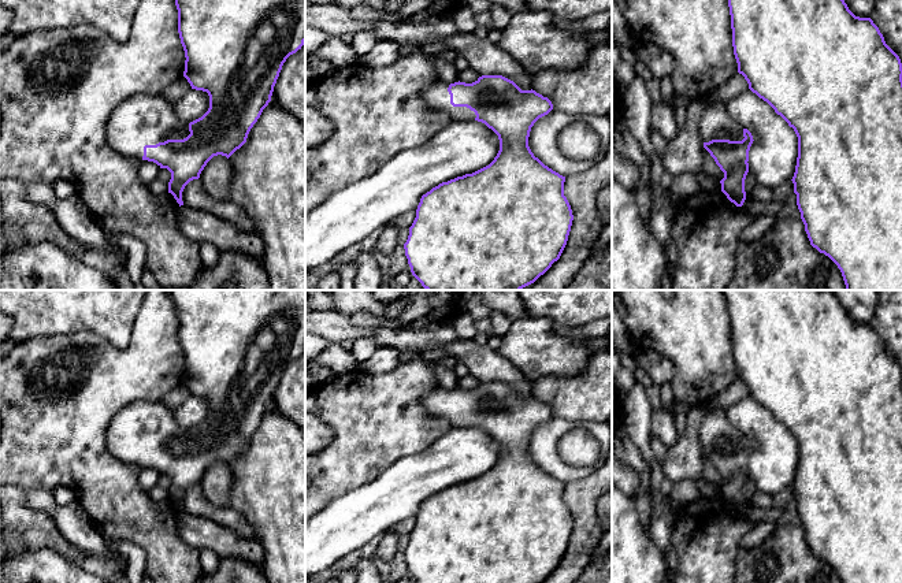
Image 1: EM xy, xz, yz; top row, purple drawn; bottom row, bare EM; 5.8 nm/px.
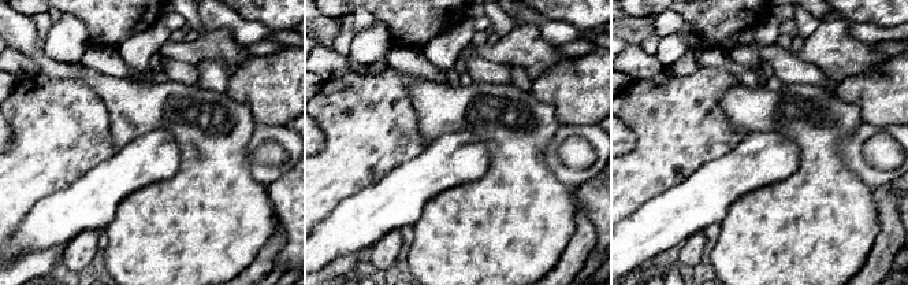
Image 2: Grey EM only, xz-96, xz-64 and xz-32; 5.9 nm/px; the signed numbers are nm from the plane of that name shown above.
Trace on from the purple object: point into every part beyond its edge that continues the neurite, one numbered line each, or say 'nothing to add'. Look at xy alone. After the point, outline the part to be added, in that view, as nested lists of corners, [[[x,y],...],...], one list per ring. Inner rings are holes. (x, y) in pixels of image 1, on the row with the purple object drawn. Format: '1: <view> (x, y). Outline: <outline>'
1: xy (145, 119). Outline: [[[137,94],[115,107],[105,134],[119,153],[142,160],[145,145],[183,140],[190,131],[162,94]]]

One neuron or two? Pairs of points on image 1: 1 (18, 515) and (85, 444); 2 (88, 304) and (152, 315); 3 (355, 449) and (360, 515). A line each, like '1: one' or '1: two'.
1: two
2: two
3: two

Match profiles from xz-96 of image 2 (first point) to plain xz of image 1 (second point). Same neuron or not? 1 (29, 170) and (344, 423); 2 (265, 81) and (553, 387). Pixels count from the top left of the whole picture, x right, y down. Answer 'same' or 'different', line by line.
1: same
2: same

